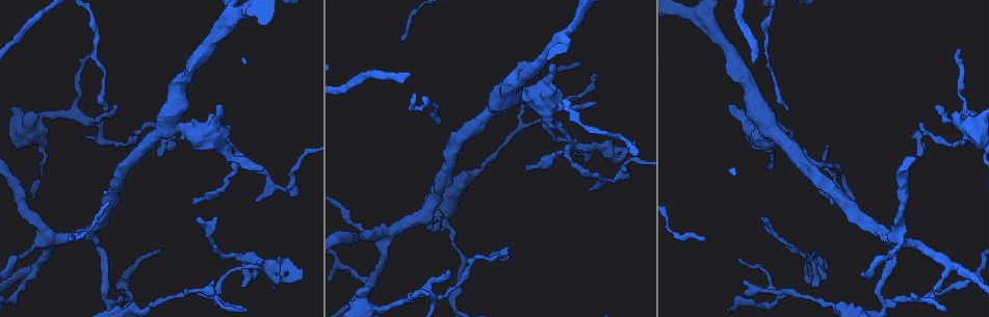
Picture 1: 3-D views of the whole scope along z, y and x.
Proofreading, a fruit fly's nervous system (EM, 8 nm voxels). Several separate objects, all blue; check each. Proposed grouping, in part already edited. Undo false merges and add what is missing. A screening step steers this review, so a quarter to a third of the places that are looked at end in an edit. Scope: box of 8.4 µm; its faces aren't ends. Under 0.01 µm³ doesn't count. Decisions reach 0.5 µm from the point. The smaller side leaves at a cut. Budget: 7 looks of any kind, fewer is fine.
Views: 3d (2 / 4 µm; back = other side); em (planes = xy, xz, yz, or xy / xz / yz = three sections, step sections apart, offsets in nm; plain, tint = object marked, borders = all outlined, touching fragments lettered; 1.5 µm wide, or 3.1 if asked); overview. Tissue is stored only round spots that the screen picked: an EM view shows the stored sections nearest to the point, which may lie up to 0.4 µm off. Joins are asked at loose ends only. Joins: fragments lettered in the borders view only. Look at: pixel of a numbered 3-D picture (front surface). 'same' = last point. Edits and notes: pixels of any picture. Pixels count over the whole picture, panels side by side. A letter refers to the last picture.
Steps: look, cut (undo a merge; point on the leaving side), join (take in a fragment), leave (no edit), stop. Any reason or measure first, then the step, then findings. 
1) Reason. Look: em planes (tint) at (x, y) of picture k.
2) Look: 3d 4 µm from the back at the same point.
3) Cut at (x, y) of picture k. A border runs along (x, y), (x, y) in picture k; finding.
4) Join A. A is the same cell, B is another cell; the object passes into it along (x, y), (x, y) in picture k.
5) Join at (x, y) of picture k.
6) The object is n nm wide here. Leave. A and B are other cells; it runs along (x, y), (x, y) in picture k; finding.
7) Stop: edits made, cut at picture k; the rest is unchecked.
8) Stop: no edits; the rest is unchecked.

Branch stops here. Look: 3d 2 µm at (576, 100) of picture 1.

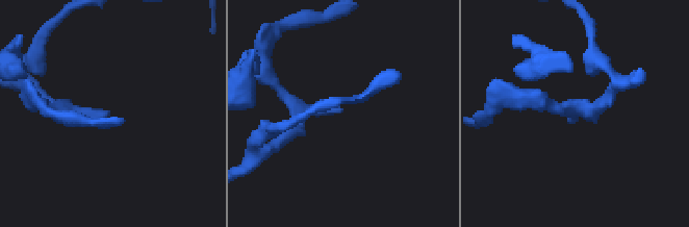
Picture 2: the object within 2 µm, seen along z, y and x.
Now the EM. Look: em planes (borders) at (570, 113) of picture 2.

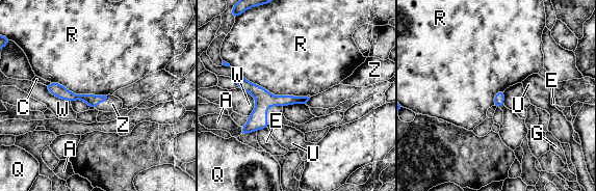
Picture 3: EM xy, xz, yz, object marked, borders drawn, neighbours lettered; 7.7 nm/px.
Join Z. Z is the same cell, A, C, E, G, Q, R, U and W are other cells; the neuron continues.

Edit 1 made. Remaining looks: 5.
Look: em planes (borders) at (590, 189) of picture 1.

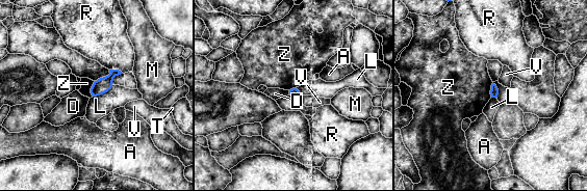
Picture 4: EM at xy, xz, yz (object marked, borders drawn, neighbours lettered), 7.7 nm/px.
Leave. A, D, L, M, R, T, V and Z are other cells; no lettered fragment goes on from it.

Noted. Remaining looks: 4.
Stop: edits made, join at picture 3; the rest is unchecked.

